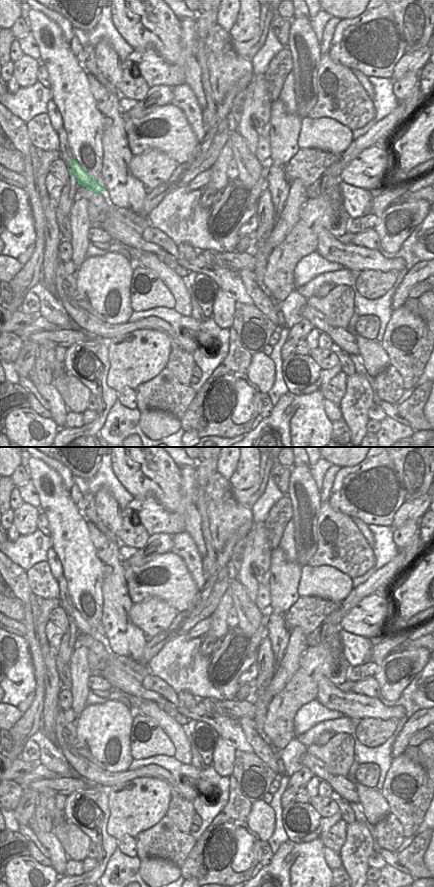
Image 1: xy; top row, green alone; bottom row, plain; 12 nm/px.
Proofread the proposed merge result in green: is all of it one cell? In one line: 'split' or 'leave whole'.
split

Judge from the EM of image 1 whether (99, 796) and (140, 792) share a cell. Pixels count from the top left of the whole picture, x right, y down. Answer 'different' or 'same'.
different

